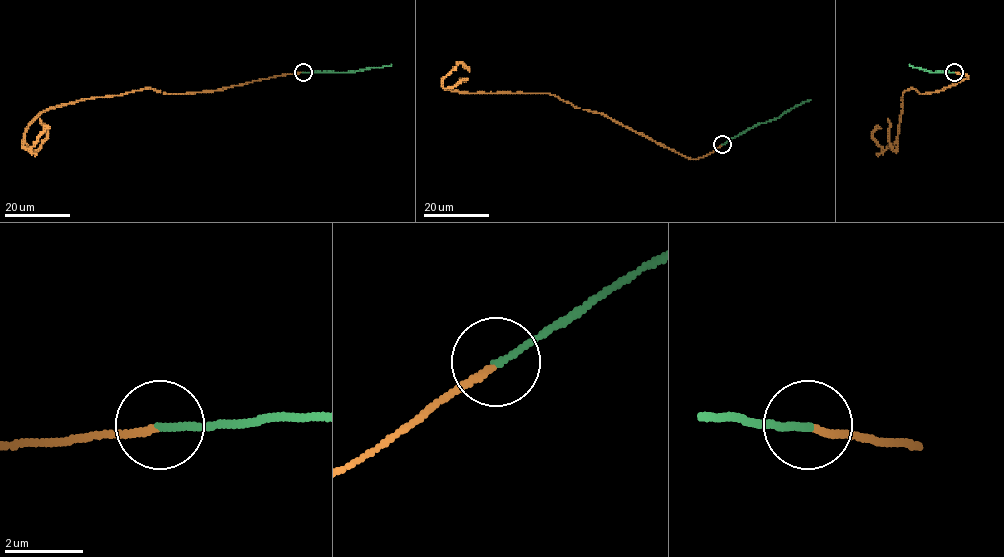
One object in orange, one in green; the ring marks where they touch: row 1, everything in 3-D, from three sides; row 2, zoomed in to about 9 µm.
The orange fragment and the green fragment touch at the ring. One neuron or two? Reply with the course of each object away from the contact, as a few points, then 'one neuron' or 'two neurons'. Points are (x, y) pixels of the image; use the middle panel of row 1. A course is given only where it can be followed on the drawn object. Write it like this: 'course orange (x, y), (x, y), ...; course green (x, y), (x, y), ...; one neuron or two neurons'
course orange (723, 144), (700, 158), (687, 158), (552, 94), (463, 93), (442, 86), (460, 62), (470, 71); course green (723, 144), (811, 99); one neuron

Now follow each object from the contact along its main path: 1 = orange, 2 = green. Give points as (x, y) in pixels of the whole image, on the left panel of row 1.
1: (303, 73), (219, 90), (165, 93), (144, 88), (53, 106), (29, 125), (23, 147), (29, 149), (50, 129)
2: (303, 72), (341, 73), (391, 65)

